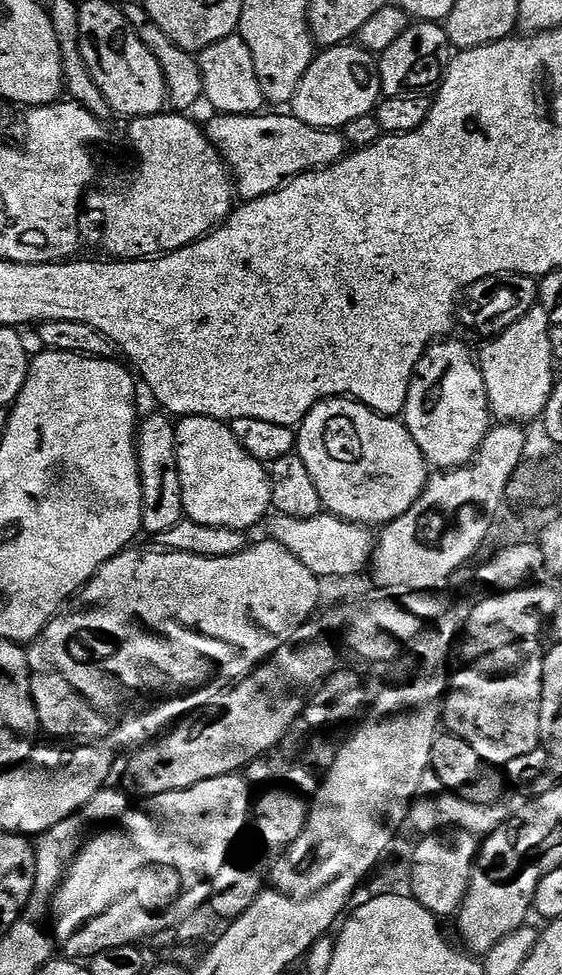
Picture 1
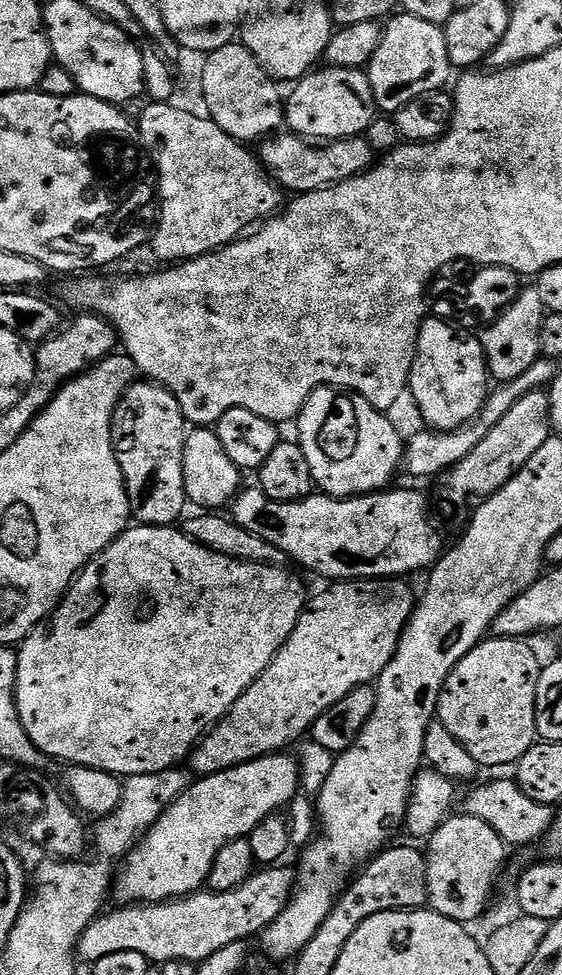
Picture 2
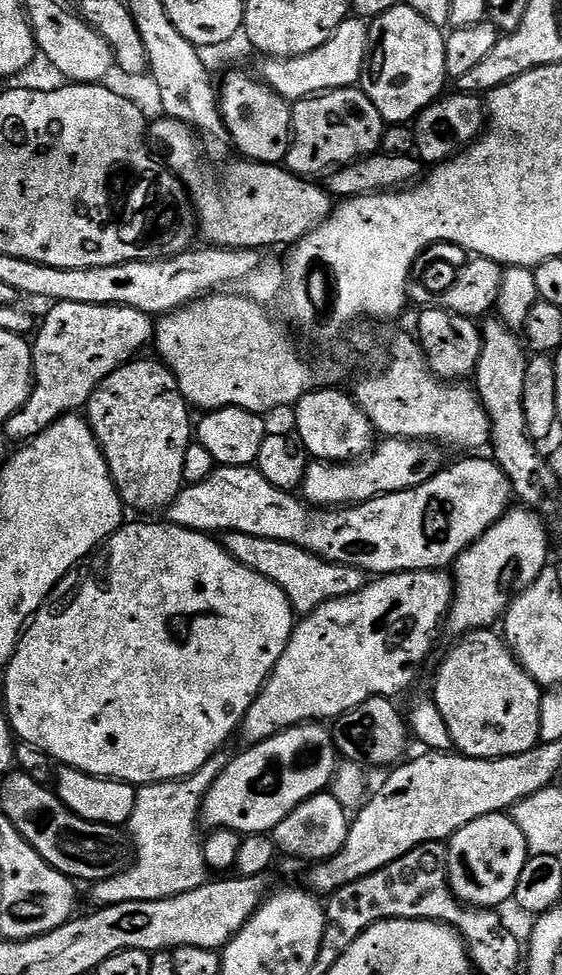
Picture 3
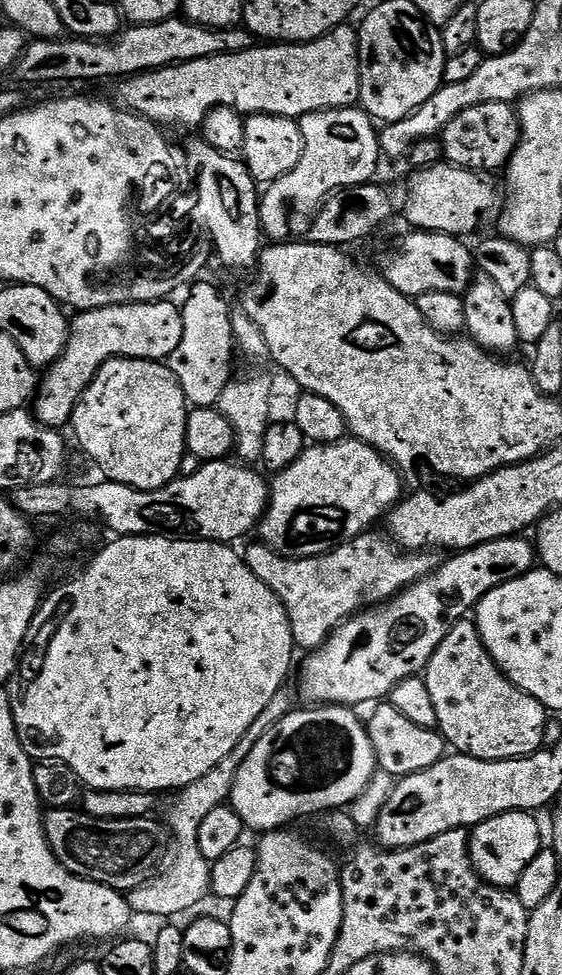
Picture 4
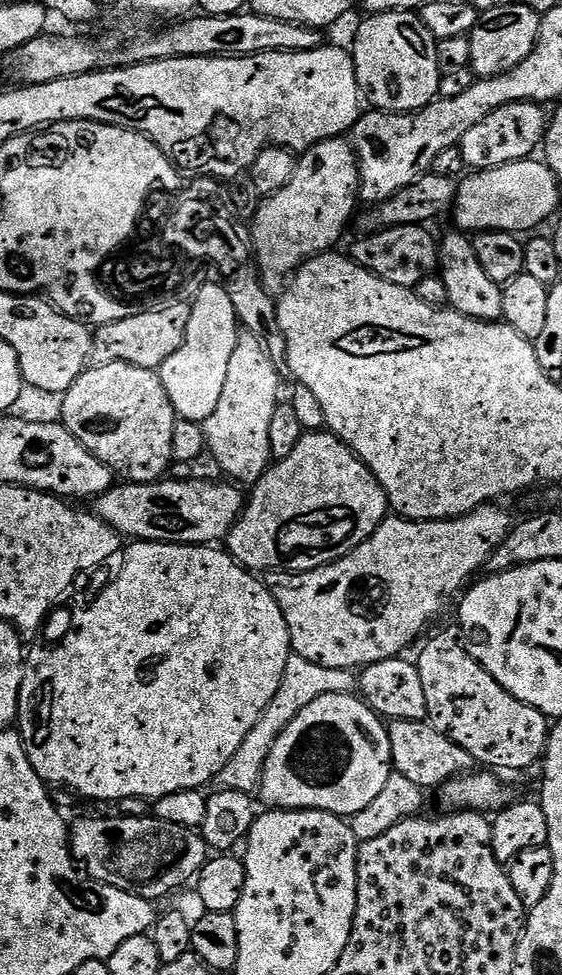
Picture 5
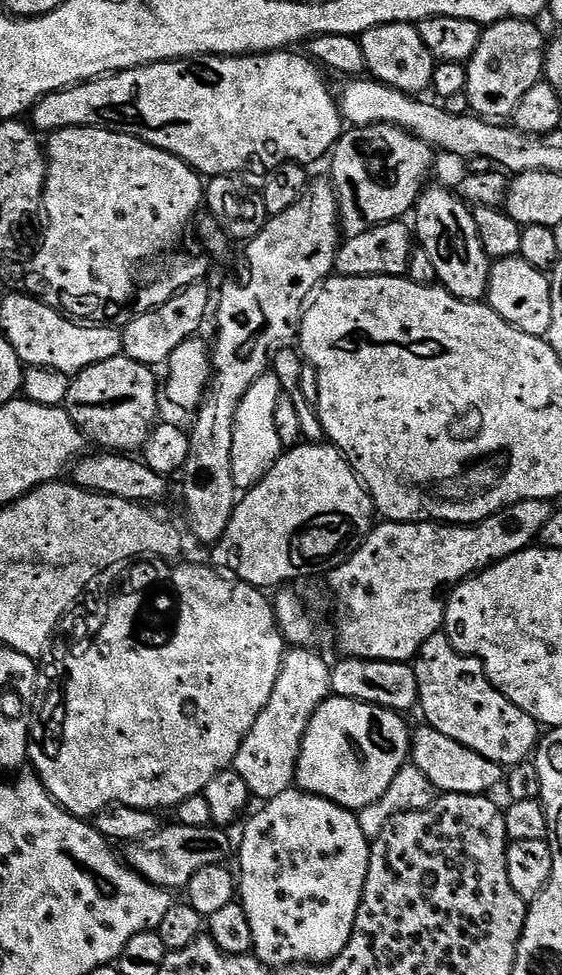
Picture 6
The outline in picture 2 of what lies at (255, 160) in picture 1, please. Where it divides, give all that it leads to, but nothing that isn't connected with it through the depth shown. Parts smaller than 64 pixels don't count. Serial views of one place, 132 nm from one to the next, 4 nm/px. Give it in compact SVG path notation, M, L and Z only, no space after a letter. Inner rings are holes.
M276 134L259 145L258 159L264 171L288 194L313 192L329 188L368 171L374 163L374 151L364 136L352 136L349 140L334 140L317 146L295 134Z

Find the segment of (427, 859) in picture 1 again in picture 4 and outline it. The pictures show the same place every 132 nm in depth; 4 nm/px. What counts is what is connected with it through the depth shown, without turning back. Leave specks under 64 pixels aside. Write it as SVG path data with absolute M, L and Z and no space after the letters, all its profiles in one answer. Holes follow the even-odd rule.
M507 812L498 814L471 829L468 837L468 853L474 870L487 884L505 890L515 889L522 870L534 862L542 850L540 844L540 824L531 812Z

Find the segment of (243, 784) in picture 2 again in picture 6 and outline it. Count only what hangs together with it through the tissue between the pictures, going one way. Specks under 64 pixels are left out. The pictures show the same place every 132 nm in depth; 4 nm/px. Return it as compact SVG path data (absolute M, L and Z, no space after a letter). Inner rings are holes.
M329 695L314 710L298 754L295 787L353 810L371 809L410 756L410 727L403 715L382 706Z

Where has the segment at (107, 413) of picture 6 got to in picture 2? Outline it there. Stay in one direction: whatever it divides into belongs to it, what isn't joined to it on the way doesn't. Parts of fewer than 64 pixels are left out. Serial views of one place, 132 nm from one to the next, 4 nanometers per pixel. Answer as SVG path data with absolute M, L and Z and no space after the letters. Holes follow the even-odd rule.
M151 382L128 385L112 415L112 445L130 498L132 520L137 525L172 526L185 515L184 504L189 503L184 489L185 435L180 403L165 388Z

